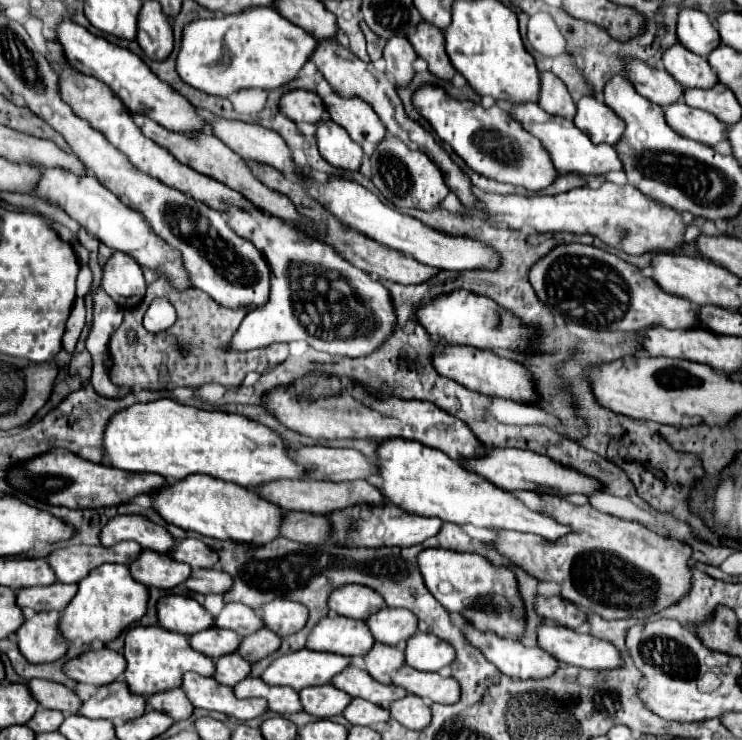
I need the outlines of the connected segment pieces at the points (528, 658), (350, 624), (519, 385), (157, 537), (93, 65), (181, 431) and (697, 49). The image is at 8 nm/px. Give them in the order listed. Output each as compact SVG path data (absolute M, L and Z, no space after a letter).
M467 621L461 631L465 639L485 655L487 661L509 677L539 679L557 669L557 661L549 653L539 647L525 647L519 639L503 639L489 631L481 633Z
M327 615L307 635L307 649L327 651L345 657L365 655L373 647L375 639L365 621Z
M435 345L431 351L431 365L435 371L443 377L449 377L461 385L465 385L471 391L489 395L489 397L503 397L503 399L513 399L513 401L533 401L535 391L531 383L531 375L525 371L525 367L505 355L497 355L487 349L475 349L467 345Z
M117 515L107 521L107 525L99 533L101 545L111 547L119 541L131 539L137 541L143 549L151 549L157 553L169 553L173 545L173 537L165 527L151 523L141 515Z
M61 21L57 25L57 41L63 47L63 53L73 69L105 83L131 111L145 113L147 117L171 131L191 133L205 129L203 119L197 115L197 109L191 103L187 103L187 99L183 99L177 91L173 91L167 83L155 79L155 75L143 63L143 59L131 53L129 49L113 45L103 37L95 37L75 21Z
M173 399L137 403L117 411L103 433L103 457L115 469L157 473L169 483L191 473L205 473L255 489L267 481L303 477L303 467L287 457L285 441L269 427L243 415L203 411Z
M681 9L677 15L677 39L689 51L707 57L719 45L719 33L699 9Z

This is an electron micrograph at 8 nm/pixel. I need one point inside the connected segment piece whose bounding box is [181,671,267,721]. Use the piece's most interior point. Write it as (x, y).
(203, 692)

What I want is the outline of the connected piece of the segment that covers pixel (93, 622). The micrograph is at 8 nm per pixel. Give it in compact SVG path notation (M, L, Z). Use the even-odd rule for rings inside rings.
M105 563L91 571L85 579L79 581L79 591L71 603L63 609L59 619L59 631L65 639L83 639L85 645L99 639L103 643L113 641L127 625L139 621L147 611L149 591L143 583L137 583L129 575L127 565Z

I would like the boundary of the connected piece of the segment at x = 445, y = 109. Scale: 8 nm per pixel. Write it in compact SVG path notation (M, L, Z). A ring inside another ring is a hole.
M425 83L413 91L413 107L423 119L429 121L443 143L451 145L451 149L473 171L489 179L539 191L551 185L551 181L557 177L557 171L539 139L527 133L499 105L483 109L479 103L449 97L447 91L443 91L439 85Z

